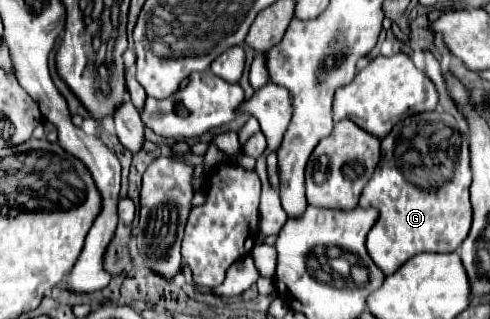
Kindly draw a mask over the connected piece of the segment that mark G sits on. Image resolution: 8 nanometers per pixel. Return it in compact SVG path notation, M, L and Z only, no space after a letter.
M441 111L419 113L397 123L391 133L381 143L381 163L375 169L375 175L365 185L361 193L361 207L375 207L379 219L367 235L367 251L375 265L393 275L407 259L417 253L437 253L437 251L455 251L471 229L471 167L469 167L469 141L463 131L447 123L447 115Z

